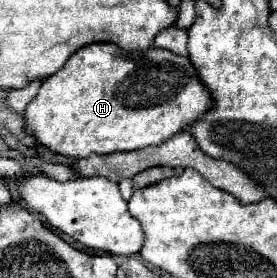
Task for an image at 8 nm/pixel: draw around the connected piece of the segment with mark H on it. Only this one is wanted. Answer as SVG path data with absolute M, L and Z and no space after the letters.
M90 43L78 49L58 73L44 79L38 95L24 111L26 129L50 151L68 155L72 159L88 157L92 153L106 155L160 145L202 119L214 105L214 97L208 95L210 91L194 71L196 69L188 57L170 53L166 49L152 47L140 53L126 53L126 49L112 43Z

